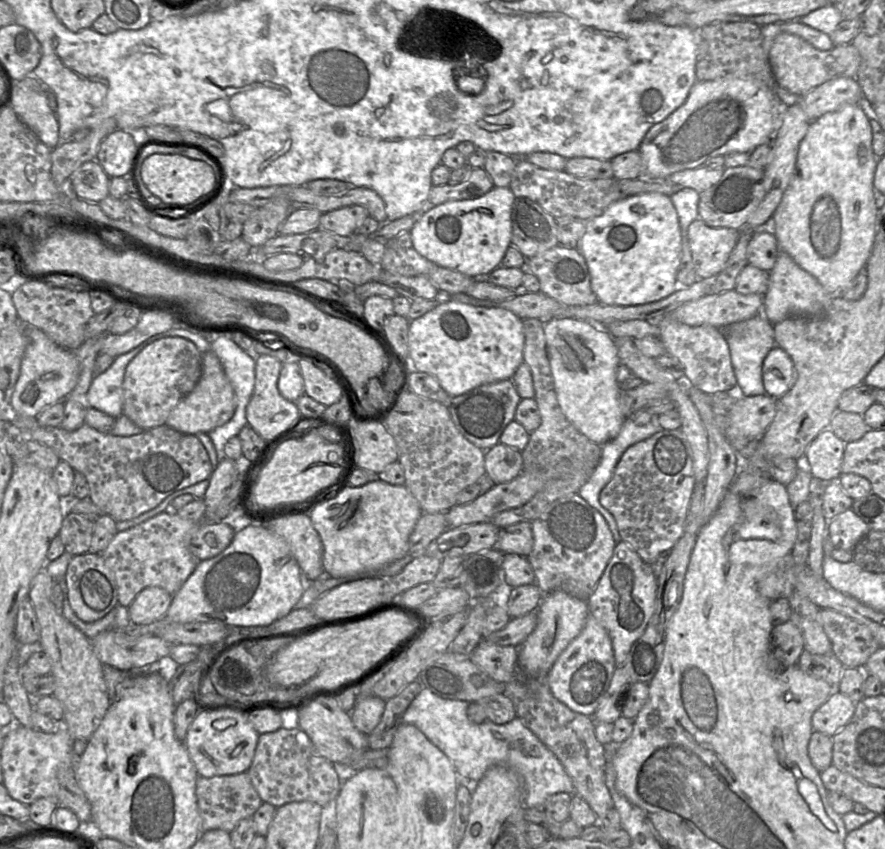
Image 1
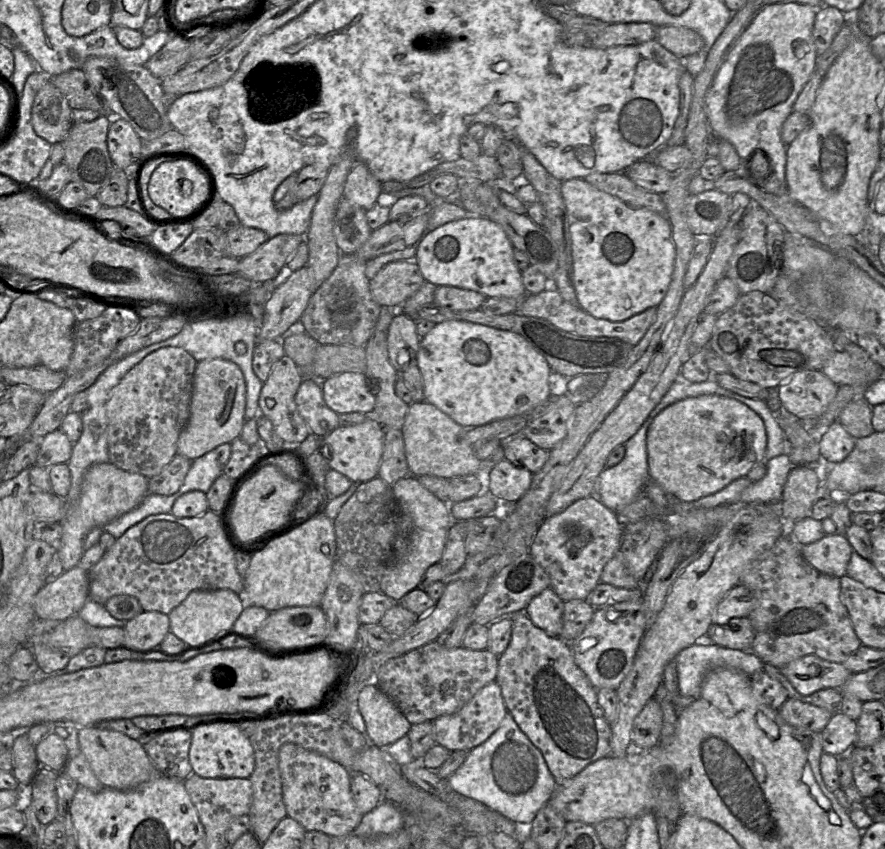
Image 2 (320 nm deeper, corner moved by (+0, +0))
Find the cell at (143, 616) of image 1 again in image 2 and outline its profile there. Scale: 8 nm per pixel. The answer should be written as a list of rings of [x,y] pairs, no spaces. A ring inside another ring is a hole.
[[[142,611],[126,621],[124,647],[134,651],[151,651],[160,646],[170,632],[168,615],[155,611]]]

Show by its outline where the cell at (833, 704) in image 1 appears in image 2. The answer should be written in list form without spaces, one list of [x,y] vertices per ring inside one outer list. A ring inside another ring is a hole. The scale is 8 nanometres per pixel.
[[[838,711],[832,715],[821,737],[824,752],[845,756],[856,745],[857,722]]]

